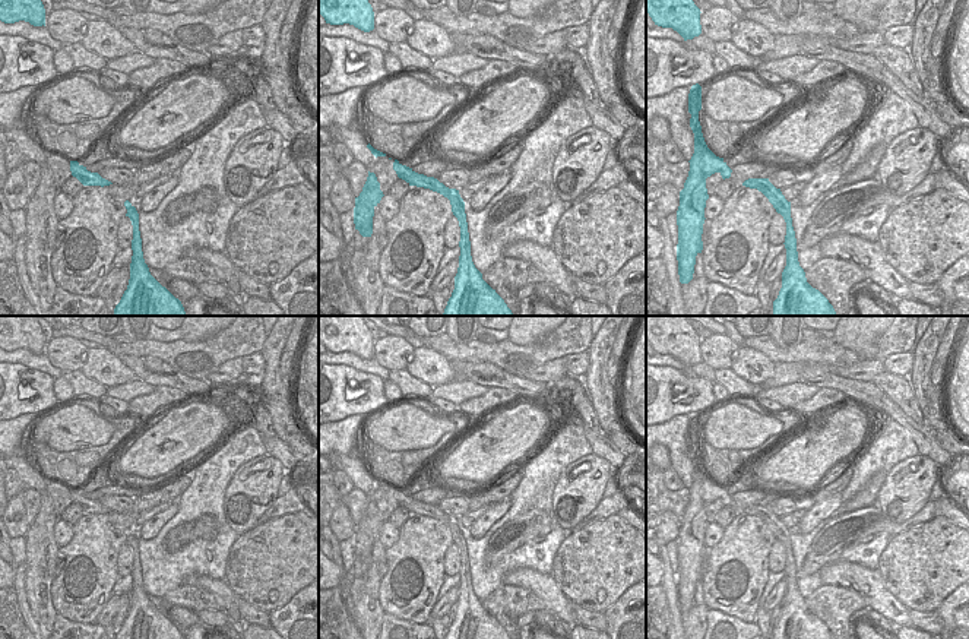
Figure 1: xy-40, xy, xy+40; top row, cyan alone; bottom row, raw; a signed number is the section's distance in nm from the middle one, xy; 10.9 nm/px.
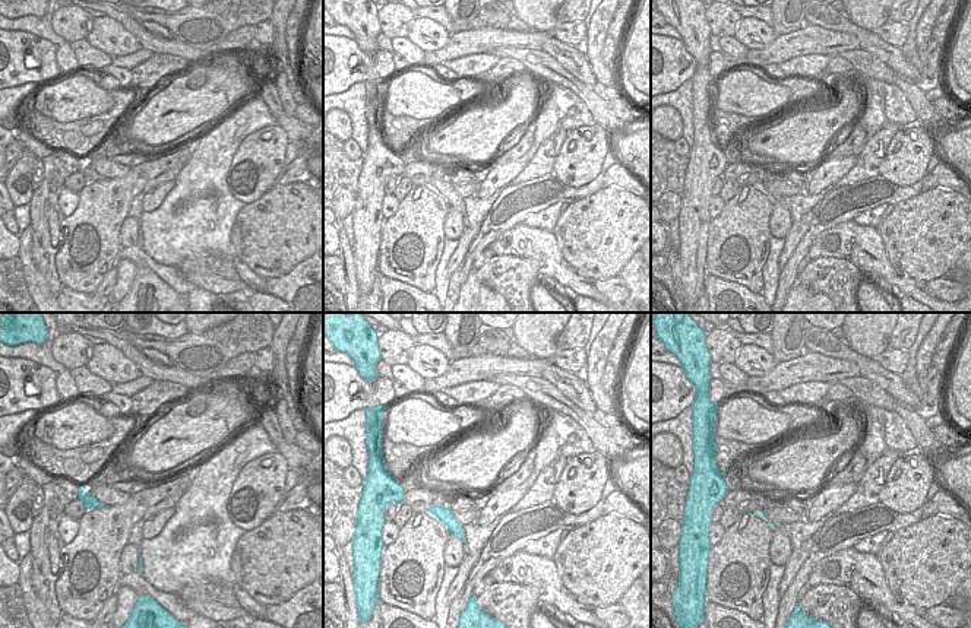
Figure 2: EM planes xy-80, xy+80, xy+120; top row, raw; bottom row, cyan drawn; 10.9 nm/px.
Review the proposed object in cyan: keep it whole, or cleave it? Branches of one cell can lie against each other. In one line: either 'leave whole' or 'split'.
leave whole

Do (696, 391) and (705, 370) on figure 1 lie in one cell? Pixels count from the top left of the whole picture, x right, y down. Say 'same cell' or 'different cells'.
different cells

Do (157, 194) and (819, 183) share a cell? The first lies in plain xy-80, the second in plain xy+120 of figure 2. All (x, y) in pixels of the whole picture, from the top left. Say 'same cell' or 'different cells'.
same cell

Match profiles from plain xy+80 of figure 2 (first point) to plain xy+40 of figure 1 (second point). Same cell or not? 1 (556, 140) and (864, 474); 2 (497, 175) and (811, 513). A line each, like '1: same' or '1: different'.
1: different
2: same

